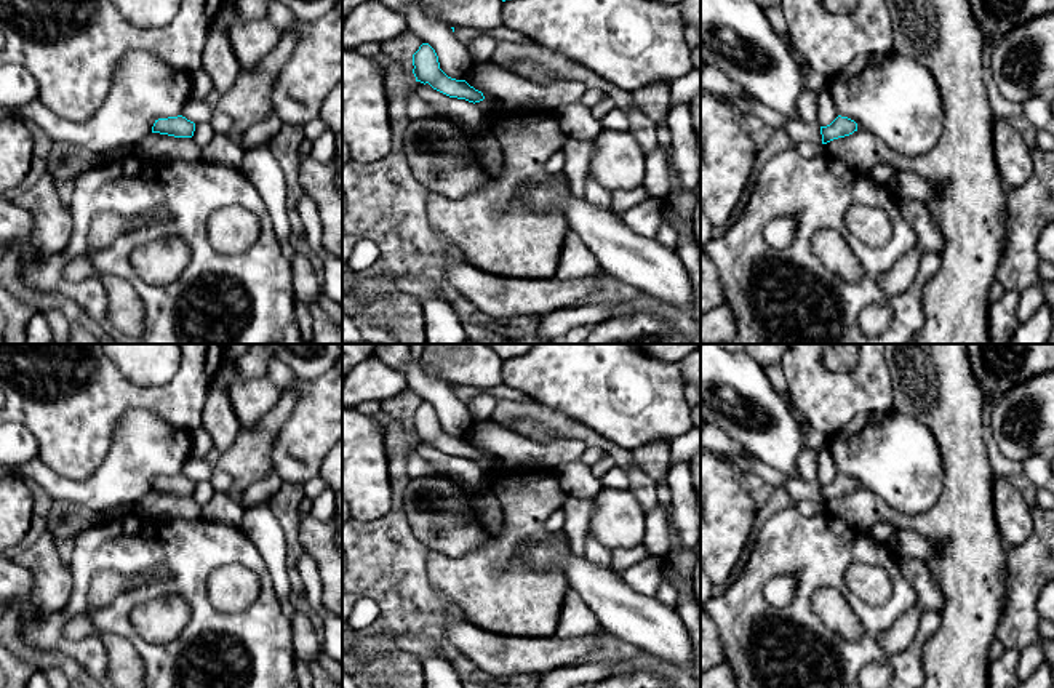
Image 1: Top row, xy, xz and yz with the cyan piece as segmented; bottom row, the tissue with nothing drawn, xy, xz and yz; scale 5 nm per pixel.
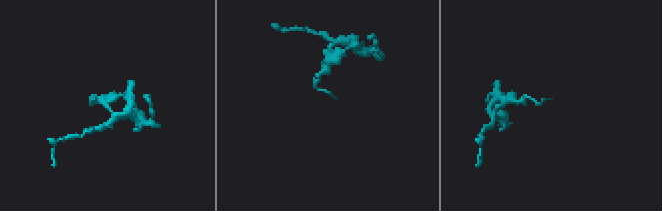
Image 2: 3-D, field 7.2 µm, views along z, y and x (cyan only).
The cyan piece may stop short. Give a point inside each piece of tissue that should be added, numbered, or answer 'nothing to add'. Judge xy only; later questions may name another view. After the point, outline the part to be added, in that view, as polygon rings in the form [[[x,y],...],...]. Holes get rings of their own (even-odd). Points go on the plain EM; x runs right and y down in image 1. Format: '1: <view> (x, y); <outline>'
nothing to add

